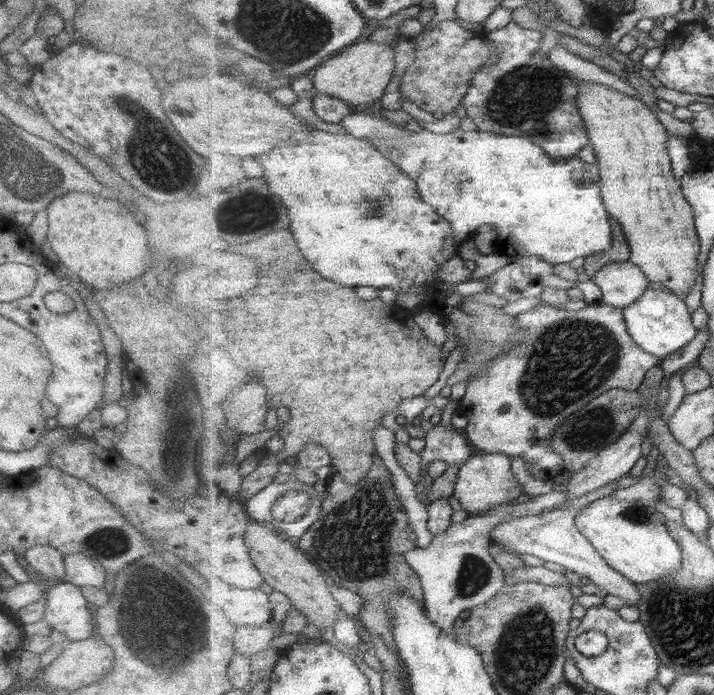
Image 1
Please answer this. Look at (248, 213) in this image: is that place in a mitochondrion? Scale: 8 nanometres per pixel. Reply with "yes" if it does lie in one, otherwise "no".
yes

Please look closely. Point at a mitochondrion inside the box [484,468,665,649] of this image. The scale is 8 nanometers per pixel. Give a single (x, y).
(637, 512)

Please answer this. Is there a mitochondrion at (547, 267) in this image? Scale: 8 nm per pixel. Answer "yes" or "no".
no

